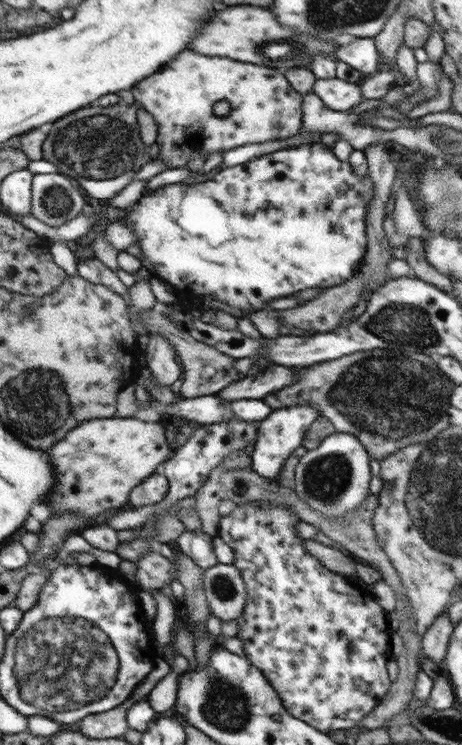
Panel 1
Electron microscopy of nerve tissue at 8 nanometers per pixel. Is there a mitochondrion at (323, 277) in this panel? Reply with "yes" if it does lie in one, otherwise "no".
no

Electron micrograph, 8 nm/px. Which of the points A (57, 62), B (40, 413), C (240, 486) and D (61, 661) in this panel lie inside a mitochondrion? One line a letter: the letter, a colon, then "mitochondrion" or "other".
A: other
B: mitochondrion
C: other
D: mitochondrion

